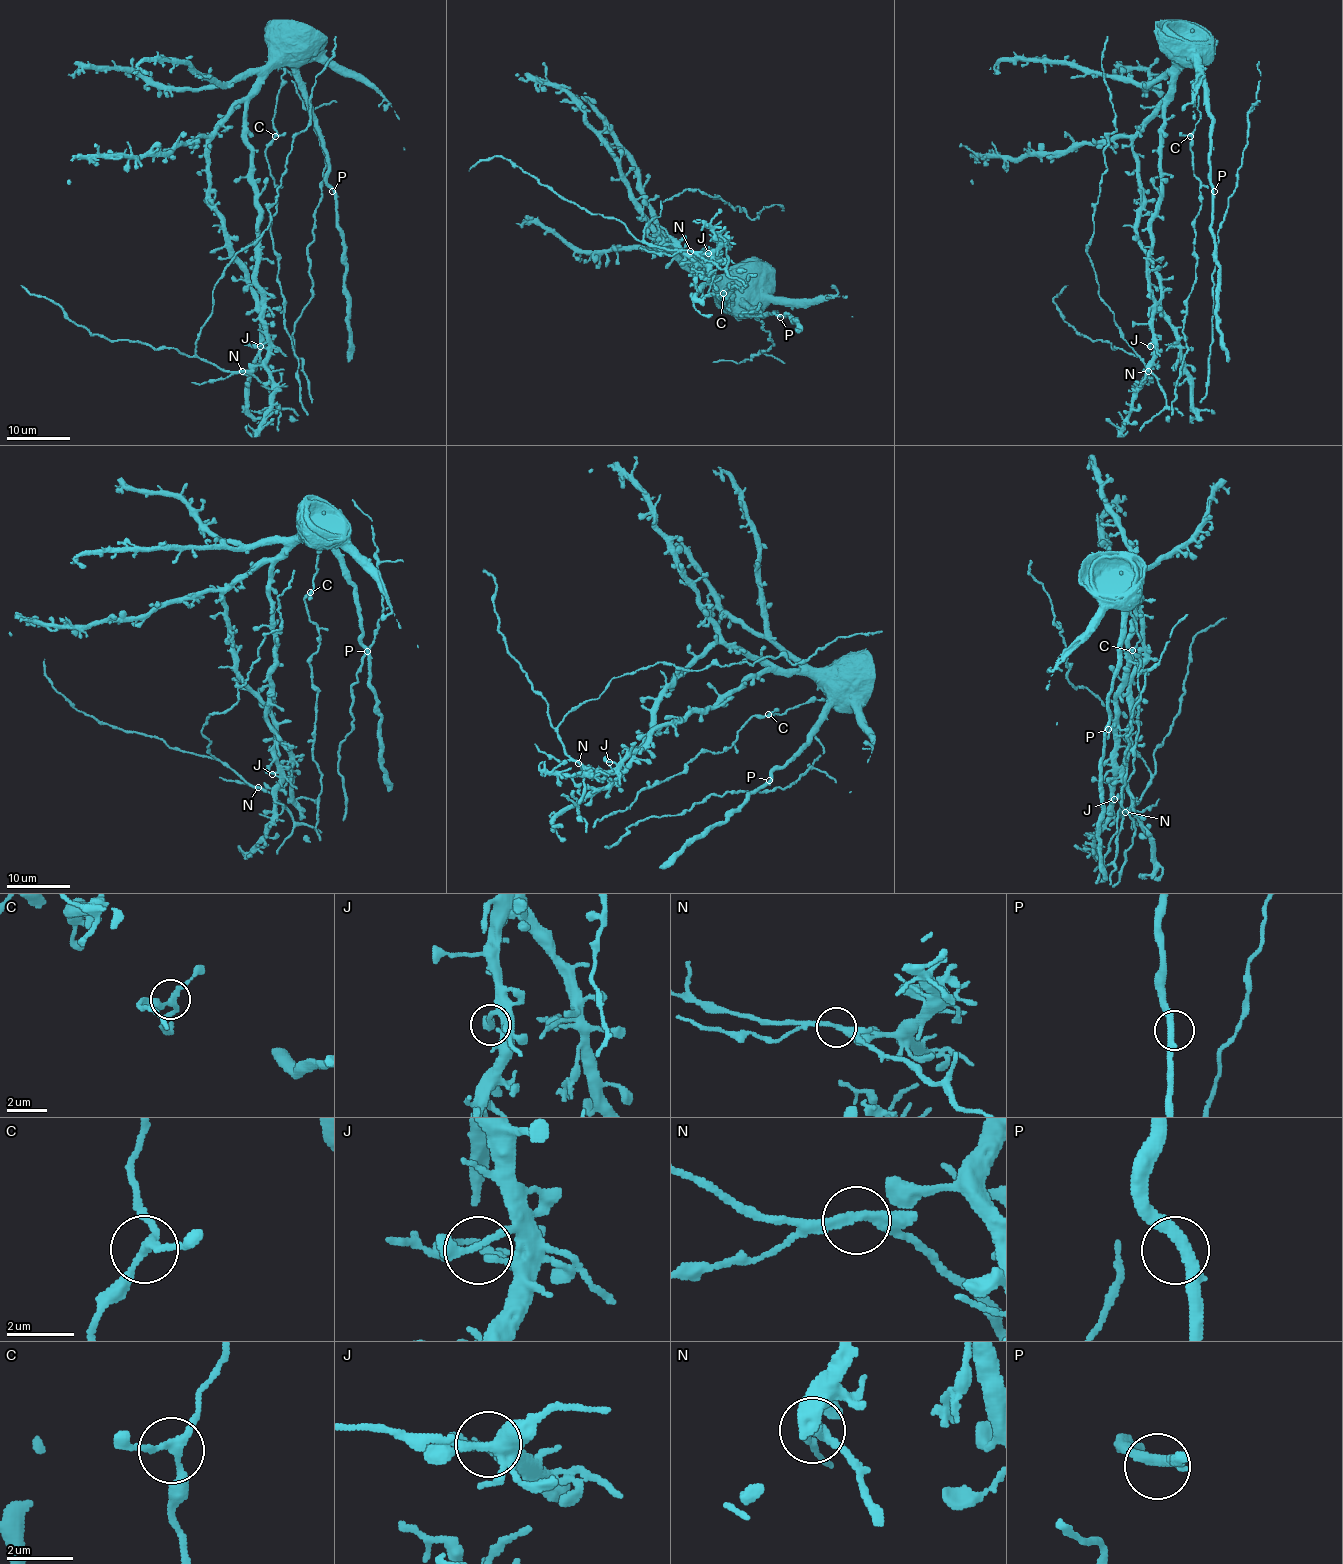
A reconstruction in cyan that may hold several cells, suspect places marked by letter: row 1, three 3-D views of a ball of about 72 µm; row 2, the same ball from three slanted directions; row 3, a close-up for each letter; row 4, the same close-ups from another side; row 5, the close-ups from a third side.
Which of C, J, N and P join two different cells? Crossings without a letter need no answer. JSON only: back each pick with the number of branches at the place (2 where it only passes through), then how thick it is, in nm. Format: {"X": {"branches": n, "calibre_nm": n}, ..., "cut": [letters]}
{"N": {"branches": 2, "calibre_nm": 280}, "cut": ["N"]}

